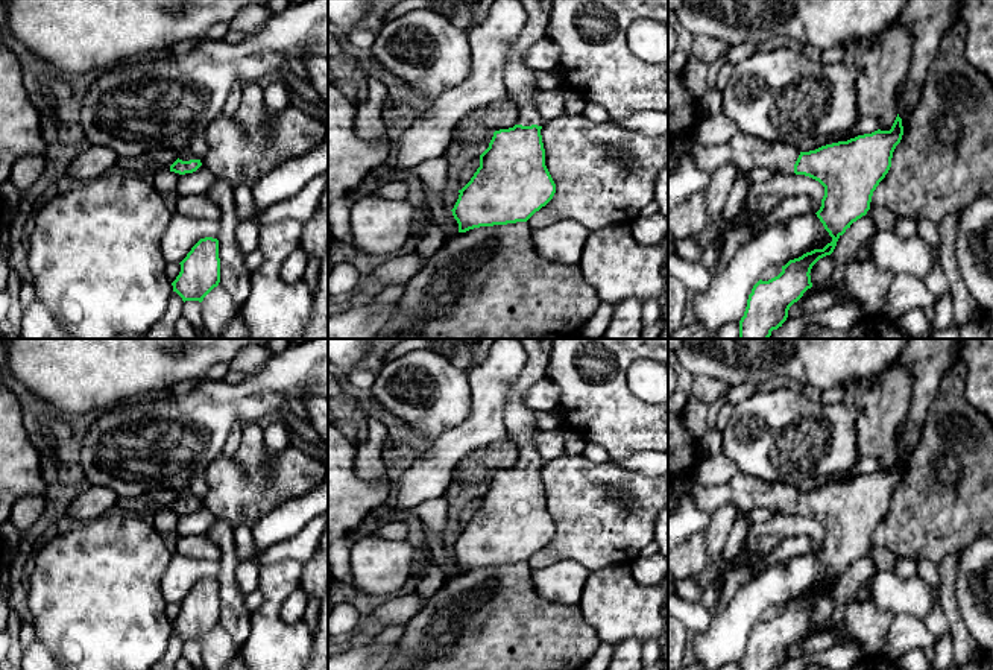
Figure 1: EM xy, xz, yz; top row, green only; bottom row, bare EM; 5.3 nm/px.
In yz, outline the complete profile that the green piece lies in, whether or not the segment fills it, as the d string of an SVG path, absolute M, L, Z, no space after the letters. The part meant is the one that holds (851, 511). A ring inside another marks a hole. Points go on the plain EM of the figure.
M897 454L890 471L878 469L872 474L826 485L809 492L800 492L799 488L788 483L770 483L742 472L738 472L726 485L701 486L691 482L691 497L697 506L706 512L714 512L727 503L733 504L739 512L749 512L756 507L768 507L785 515L796 514L809 517L824 527L821 547L815 555L832 577L832 582L823 589L814 589L799 599L790 600L785 606L782 606L782 612L777 617L768 621L759 620L749 635L744 656L739 661L739 670L777 670L782 667L788 658L790 647L812 627L809 615L812 606L820 599L831 596L838 579L846 573L846 570L870 550L873 532L888 514L893 492L900 483L902 476L902 459Z

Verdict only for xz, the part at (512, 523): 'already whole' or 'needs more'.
needs more

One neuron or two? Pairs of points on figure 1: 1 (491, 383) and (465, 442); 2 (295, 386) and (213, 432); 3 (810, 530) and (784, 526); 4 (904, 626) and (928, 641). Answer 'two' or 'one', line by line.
1: one
2: one
3: one
4: one

